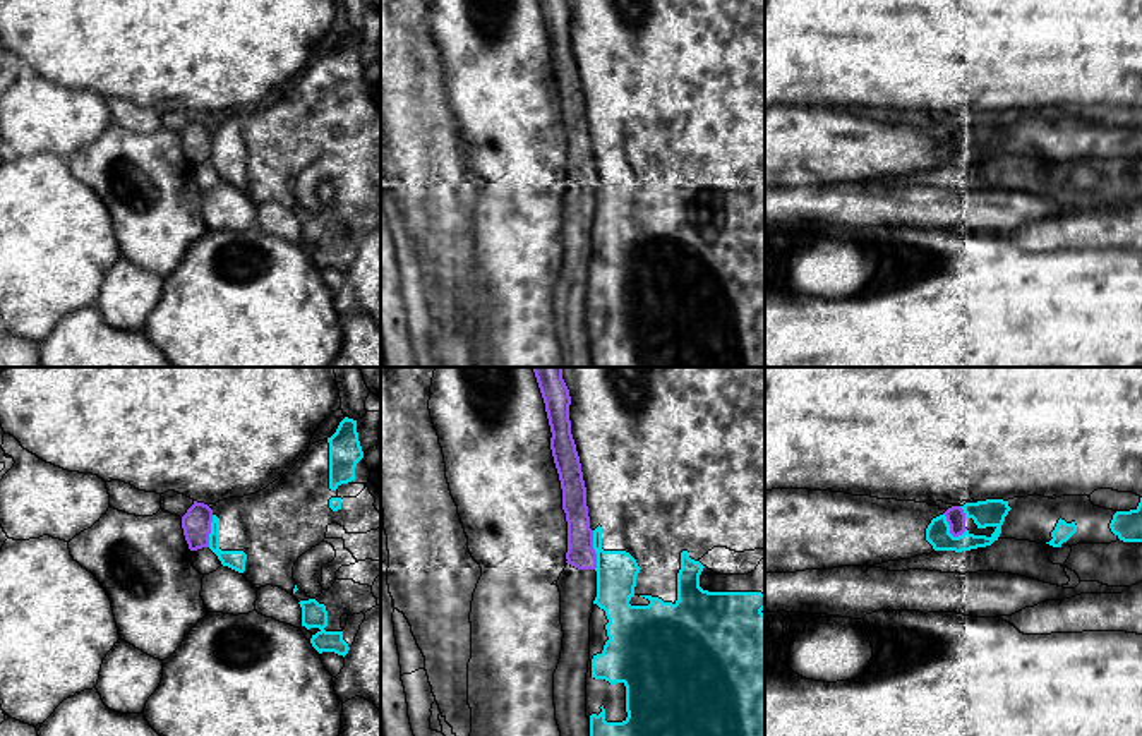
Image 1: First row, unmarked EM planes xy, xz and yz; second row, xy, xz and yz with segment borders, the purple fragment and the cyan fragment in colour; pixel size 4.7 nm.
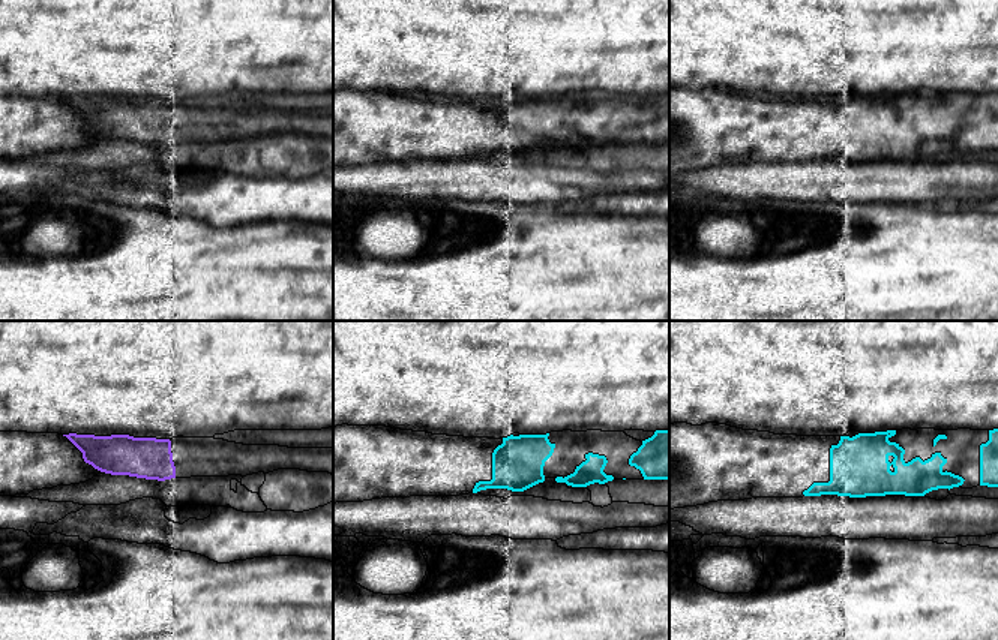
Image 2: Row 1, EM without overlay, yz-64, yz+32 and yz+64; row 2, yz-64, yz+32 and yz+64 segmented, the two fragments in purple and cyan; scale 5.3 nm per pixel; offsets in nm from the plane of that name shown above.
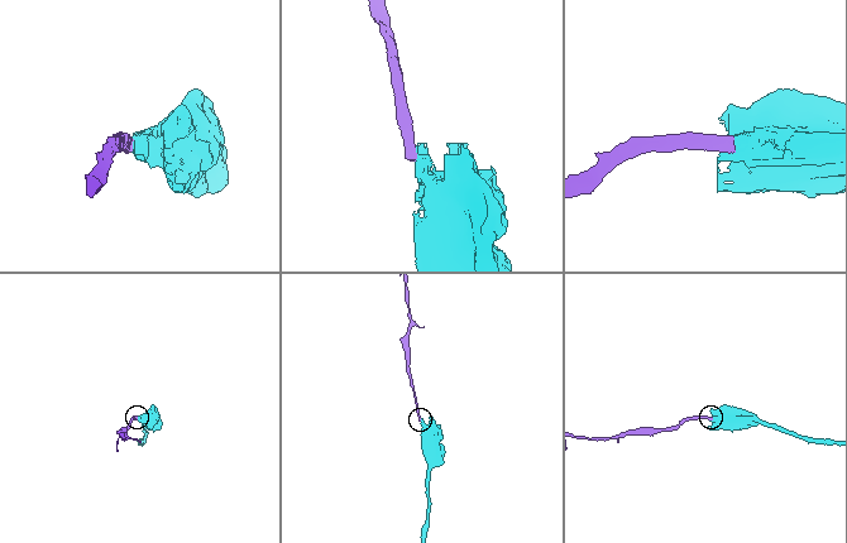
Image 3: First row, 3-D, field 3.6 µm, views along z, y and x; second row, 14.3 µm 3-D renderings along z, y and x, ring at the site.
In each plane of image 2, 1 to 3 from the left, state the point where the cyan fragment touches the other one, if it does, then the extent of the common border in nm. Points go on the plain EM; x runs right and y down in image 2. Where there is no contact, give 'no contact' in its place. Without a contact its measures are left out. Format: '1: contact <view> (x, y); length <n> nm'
1: no contact
2: no contact
3: no contact

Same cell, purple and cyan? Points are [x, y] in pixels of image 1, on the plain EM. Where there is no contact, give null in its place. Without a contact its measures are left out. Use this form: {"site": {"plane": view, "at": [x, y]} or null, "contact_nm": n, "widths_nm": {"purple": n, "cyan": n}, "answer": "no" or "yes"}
{"site": {"plane": "xz", "at": [594, 165]}, "contact_nm": 180, "widths_nm": {"purple": 130, "cyan": 190}, "answer": "no"}

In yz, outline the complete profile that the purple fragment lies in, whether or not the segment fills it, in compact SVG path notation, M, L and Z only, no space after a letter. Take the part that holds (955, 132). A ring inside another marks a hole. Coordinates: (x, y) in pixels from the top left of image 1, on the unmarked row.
M952 122L948 124L945 129L947 132L947 137L950 141L950 149L953 153L959 153L962 151L965 146L969 149L974 149L974 151L986 151L986 153L991 153L991 149L995 148L993 144L986 142L986 144L979 144L972 134L967 134L964 125L960 122Z

